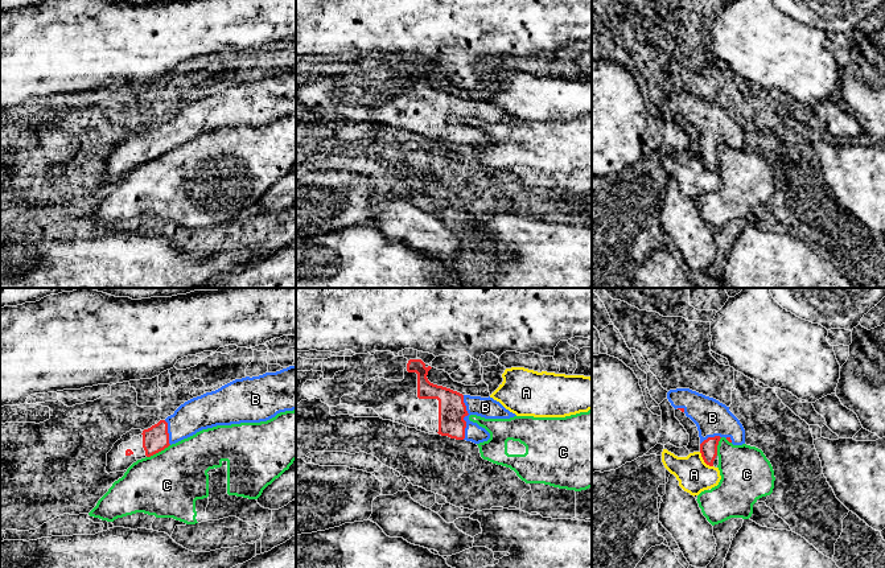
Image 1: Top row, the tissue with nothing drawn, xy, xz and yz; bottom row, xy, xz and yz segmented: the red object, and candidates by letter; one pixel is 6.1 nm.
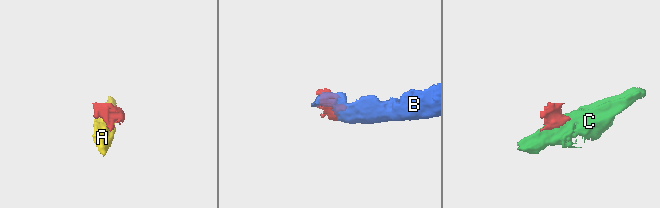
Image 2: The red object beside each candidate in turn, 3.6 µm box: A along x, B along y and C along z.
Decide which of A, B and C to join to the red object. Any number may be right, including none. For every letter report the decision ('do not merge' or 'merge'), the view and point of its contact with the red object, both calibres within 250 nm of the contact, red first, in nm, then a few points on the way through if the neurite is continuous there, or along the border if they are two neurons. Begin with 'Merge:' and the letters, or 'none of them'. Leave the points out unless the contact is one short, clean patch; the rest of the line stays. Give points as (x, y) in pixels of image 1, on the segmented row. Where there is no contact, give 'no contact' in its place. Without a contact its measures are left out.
Merge: B
A: do not merge; contact yz (704, 461); calibres 110 and 200 nm; border yz (699, 452), (702, 459), (712, 466)
B: merge; contact xz (464, 416); calibres 170 and 130 nm
C: do not merge; contact xy (157, 452); calibres 160 and 400 nm

